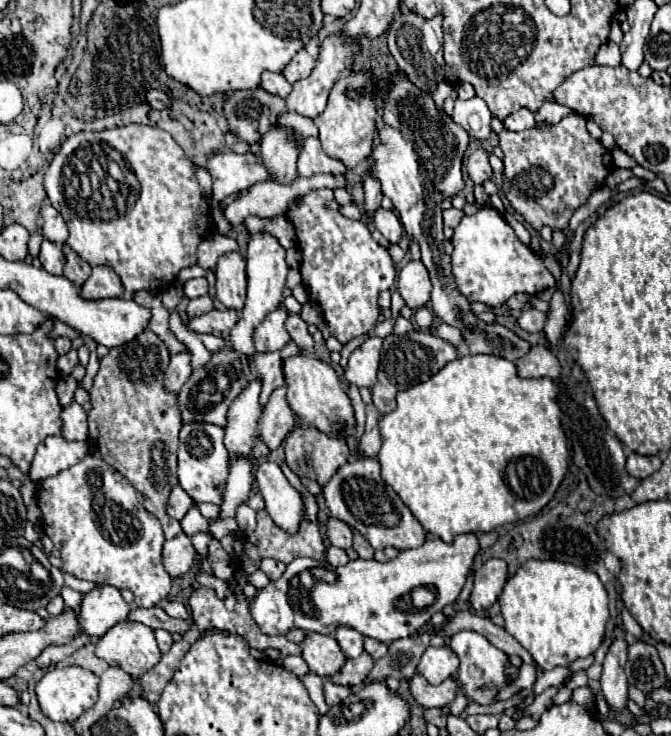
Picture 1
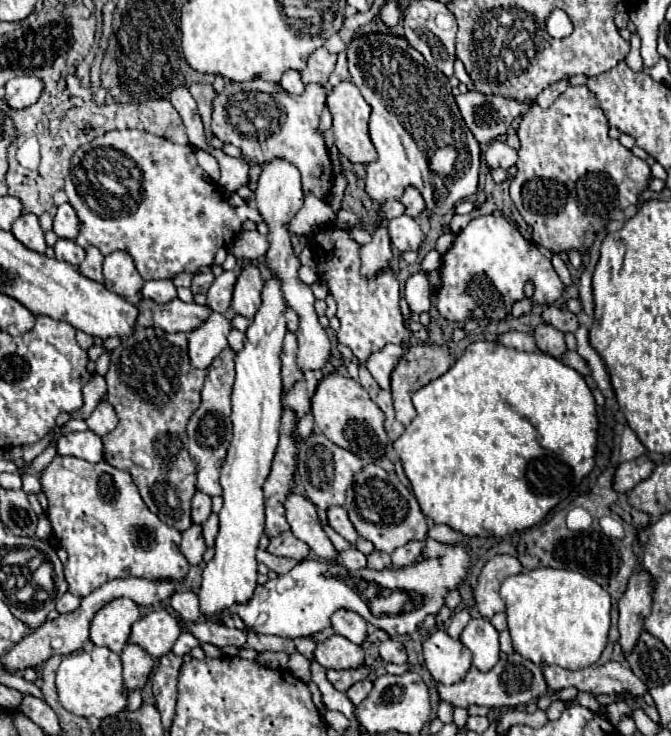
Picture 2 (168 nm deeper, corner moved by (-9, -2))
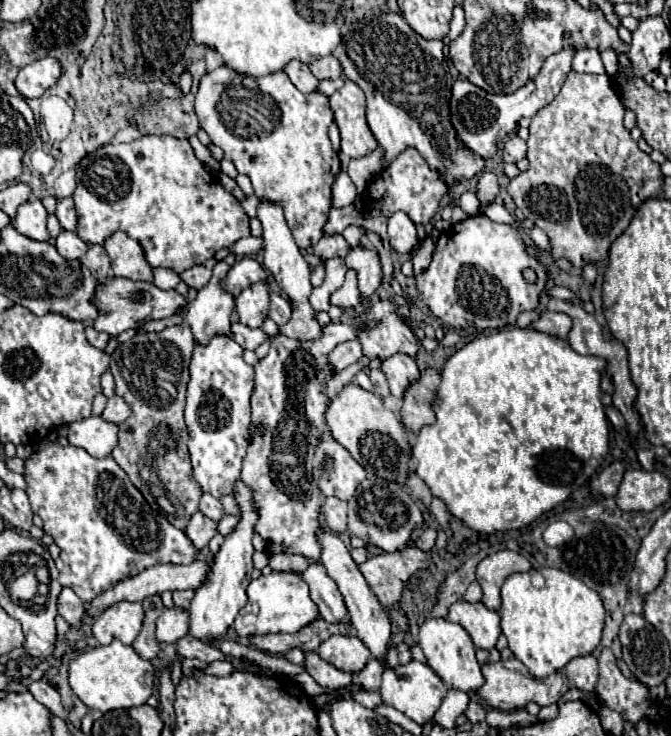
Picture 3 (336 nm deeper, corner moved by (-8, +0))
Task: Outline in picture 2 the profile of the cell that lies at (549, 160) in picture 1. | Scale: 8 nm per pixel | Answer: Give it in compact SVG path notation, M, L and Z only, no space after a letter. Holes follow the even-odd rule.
M584 85L566 89L548 109L534 105L520 121L518 139L518 173L510 183L510 197L524 221L532 227L532 241L550 253L568 249L584 253L586 233L604 229L612 215L624 215L630 205L636 205L638 195L650 179L650 167L646 161L634 157L616 139L608 137L606 117L600 109L594 109L594 97L590 97L590 91Z

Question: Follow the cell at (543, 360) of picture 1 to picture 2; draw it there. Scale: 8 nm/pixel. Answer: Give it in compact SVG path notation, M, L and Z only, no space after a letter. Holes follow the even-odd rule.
M538 325L534 331L534 339L536 339L536 347L540 353L550 355L560 359L566 353L566 343L564 343L564 335L560 331L556 331L550 325Z

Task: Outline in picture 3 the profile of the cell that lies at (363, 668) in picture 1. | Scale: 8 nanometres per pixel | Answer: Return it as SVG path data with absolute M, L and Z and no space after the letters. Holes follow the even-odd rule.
M307 653L305 655L305 671L327 691L335 691L339 687L345 687L351 683L351 675L339 671L337 667L329 665L327 661L323 661L317 653Z

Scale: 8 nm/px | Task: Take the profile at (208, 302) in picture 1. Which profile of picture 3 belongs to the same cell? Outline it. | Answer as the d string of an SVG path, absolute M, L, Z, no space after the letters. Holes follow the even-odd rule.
M243 257L231 267L229 275L225 277L225 289L237 297L245 287L253 283L267 285L267 281L269 281L269 273L265 271L265 267L251 257Z

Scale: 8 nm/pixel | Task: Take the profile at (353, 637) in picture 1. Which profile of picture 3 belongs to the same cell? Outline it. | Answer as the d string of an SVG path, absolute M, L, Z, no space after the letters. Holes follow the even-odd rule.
M321 561L311 563L303 573L301 573L303 581L309 585L311 589L311 599L315 601L315 605L319 607L319 615L329 621L329 623L337 623L337 621L347 621L349 615L345 611L345 603L343 597L335 585L335 581L327 575L327 569L323 567Z

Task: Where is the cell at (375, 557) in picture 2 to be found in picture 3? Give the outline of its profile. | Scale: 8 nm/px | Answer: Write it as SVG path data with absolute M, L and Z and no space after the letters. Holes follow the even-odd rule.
M438 530L435 547L421 551L415 547L405 547L395 553L381 553L359 565L359 571L367 579L371 591L377 595L381 605L393 609L401 601L403 587L413 571L429 565L435 550L447 546L449 538L443 530Z

